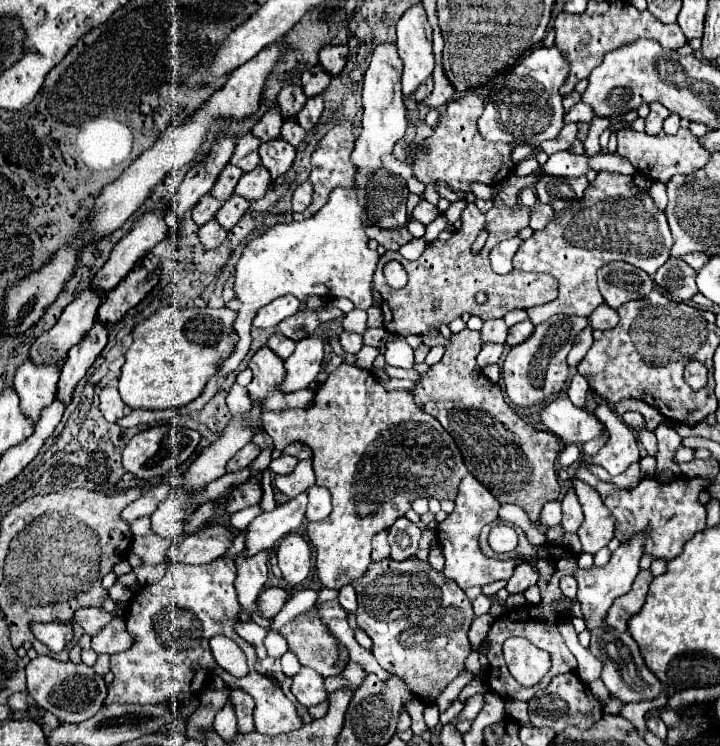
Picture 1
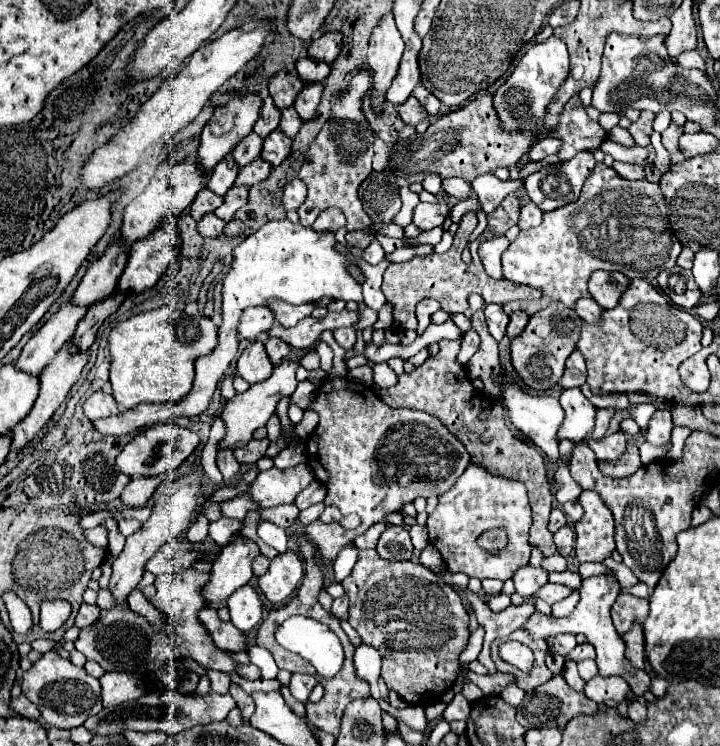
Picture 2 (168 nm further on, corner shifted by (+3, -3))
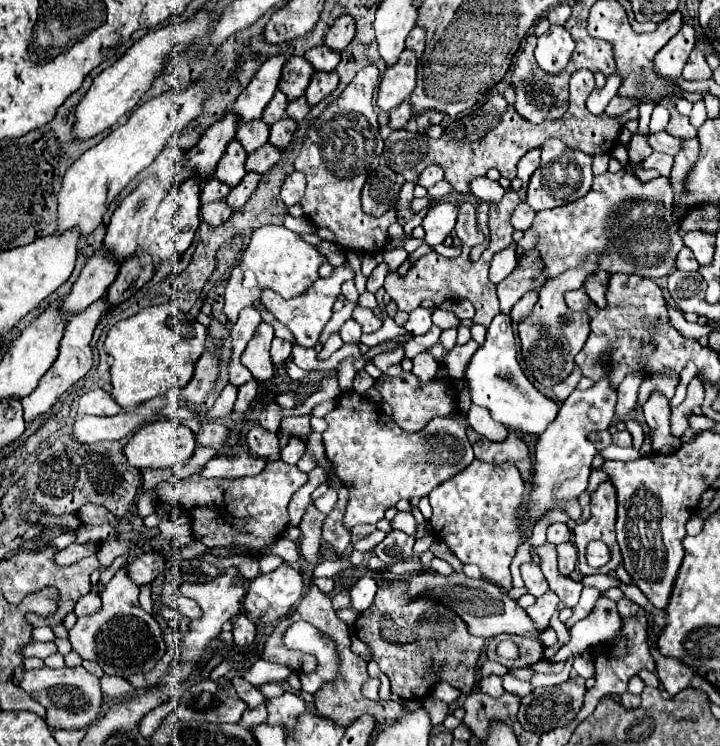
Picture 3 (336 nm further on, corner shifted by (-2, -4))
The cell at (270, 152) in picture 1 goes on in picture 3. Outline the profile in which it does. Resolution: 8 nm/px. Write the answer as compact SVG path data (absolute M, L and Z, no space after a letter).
M282 119L282 121L276 121L272 127L270 127L270 139L268 143L278 147L278 149L286 149L292 141L292 135L296 131L296 123L292 119Z

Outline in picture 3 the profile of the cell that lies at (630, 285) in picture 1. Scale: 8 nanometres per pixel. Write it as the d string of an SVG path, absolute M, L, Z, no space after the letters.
M598 271L598 273L590 275L590 277L586 279L586 283L584 283L586 293L590 295L590 299L592 299L600 309L604 309L604 305L606 305L608 277L610 277L610 273L606 273L606 271Z

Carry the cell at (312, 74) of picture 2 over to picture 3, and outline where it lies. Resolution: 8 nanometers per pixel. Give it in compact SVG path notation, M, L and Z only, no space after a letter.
M320 45L320 47L314 47L314 49L306 51L304 59L310 61L310 65L316 71L334 71L336 65L340 63L340 53L328 49L326 45Z

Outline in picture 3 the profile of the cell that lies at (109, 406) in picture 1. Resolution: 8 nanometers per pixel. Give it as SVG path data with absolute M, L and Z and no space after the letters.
M104 389L84 393L78 403L78 415L116 415L120 411L122 407Z

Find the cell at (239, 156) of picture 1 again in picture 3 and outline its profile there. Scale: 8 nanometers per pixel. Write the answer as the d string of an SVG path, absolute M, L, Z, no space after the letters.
M258 119L258 121L250 121L250 123L240 125L236 129L236 139L244 145L246 153L252 153L268 141L268 131L270 131L270 127L264 125L262 119Z

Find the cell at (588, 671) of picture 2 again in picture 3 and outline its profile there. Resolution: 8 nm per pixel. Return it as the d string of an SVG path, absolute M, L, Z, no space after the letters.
M578 657L578 659L572 663L572 667L574 667L576 673L578 673L580 677L584 677L584 679L594 677L594 663L592 663L592 661L586 661L586 659Z

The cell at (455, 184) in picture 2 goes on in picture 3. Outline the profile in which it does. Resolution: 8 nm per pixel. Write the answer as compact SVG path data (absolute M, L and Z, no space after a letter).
M440 181L428 189L428 197L432 197L432 199L440 199L440 197L450 195L450 193L452 193L452 185L448 181Z

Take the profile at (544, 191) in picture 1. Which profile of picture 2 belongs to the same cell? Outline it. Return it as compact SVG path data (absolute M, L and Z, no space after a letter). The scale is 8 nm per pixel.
M579 152L567 162L543 166L541 170L525 178L525 194L543 212L551 212L569 202L575 202L581 194L583 182L595 168L591 152Z

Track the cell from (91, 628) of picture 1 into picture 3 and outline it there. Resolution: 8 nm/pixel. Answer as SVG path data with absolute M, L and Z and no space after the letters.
M88 593L86 597L80 597L78 603L76 603L76 617L86 617L86 615L92 615L92 613L98 613L102 607L100 603L100 595L98 593Z

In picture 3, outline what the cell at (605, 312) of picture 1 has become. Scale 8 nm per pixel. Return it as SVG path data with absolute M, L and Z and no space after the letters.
M584 289L568 291L568 293L566 293L566 305L568 305L572 311L586 311L586 313L598 311L598 307L592 305L592 299L584 293Z

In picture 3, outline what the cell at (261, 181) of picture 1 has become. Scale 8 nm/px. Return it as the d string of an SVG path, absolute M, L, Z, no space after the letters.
M270 143L262 145L260 149L256 149L254 153L248 155L246 159L246 171L248 173L258 173L264 175L272 169L272 165L276 165L280 161L280 151L276 147L272 147Z

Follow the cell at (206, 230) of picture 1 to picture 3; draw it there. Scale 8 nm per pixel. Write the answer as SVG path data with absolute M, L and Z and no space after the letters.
M218 201L218 203L202 205L202 207L200 207L200 213L202 213L202 219L204 219L210 227L218 227L218 225L226 223L226 219L232 215L232 209L230 209L224 201Z

